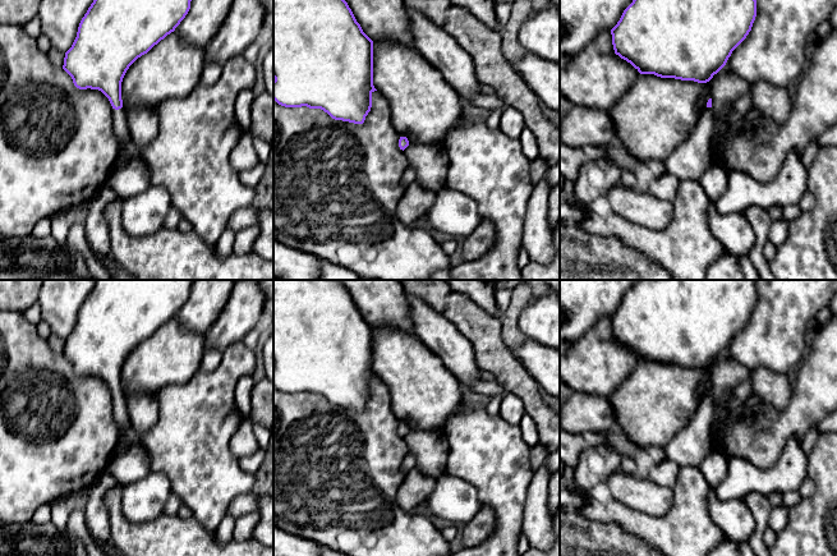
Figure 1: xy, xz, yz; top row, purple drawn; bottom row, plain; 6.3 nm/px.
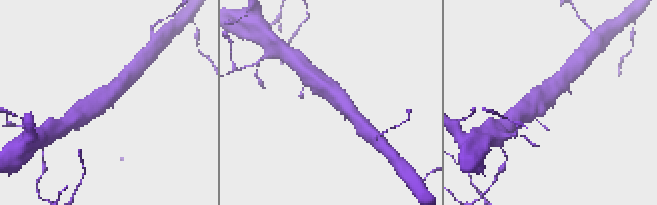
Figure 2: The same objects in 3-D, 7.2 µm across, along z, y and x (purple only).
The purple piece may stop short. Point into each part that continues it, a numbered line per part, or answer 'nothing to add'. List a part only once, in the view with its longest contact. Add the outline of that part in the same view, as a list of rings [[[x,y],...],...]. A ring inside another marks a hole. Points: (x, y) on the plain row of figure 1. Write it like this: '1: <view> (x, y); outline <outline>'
1: xy (120, 410); outline [[[124,394],[119,396],[114,395],[114,415],[120,433],[116,454],[120,454],[128,449],[125,432],[132,426]]]

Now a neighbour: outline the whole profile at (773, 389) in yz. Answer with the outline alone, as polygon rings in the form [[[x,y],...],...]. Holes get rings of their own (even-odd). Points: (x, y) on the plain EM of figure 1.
[[[760,367],[751,372],[751,395],[756,396],[765,404],[783,409],[791,396],[791,386],[785,373],[773,372]]]

